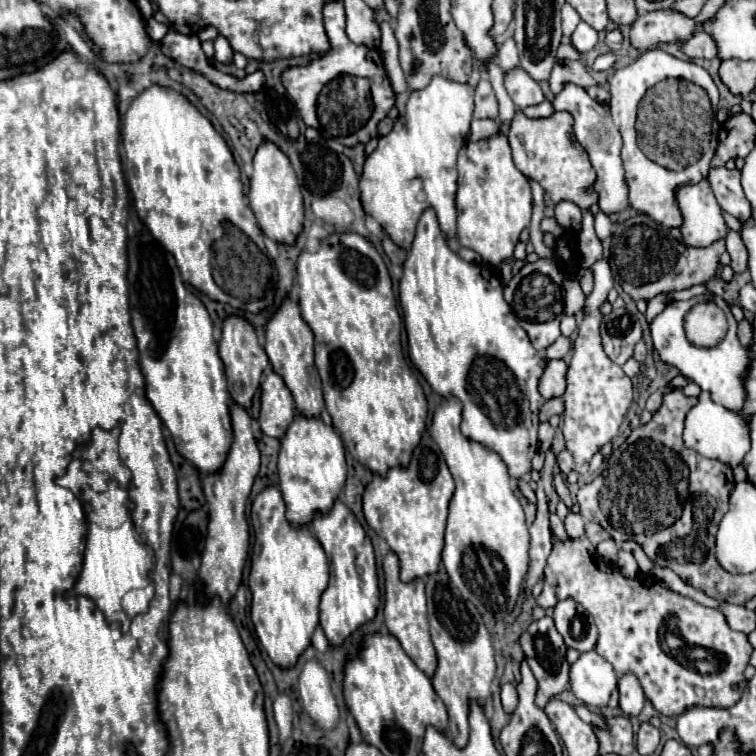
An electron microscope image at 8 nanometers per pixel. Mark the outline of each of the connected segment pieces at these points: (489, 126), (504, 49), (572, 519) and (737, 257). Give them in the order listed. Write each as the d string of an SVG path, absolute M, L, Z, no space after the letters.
M472 120L472 132L470 140L486 140L498 134L498 122L496 120Z
M514 38L506 40L506 42L500 46L496 60L498 60L498 64L500 64L500 68L502 68L504 72L508 72L508 68L516 68L516 66L520 64L520 60L518 60L518 48L516 48Z
M570 512L570 514L566 516L564 524L566 524L566 532L568 532L570 538L580 538L580 536L584 534L584 520L582 520L580 514Z
M734 230L728 232L726 250L732 256L732 264L730 266L734 268L734 272L744 272L748 268L748 250L746 250L746 246L742 242L740 232L734 232Z

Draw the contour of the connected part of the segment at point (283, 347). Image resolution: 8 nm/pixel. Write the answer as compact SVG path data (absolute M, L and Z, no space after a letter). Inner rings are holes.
M290 298L280 306L280 310L270 318L266 326L266 346L264 346L270 364L278 376L282 376L284 384L288 384L288 390L294 396L296 410L306 418L320 418L324 410L324 398L322 398L322 384L318 370L314 368L314 336L306 322L300 316L300 308Z

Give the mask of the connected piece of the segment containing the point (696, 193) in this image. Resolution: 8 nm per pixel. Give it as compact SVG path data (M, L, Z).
M708 180L680 186L676 192L676 200L684 218L680 232L686 244L710 246L712 242L726 236L728 226L724 222L720 204L712 196Z

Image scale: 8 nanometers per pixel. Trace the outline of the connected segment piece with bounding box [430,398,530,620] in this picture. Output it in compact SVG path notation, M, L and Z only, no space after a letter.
M444 398L434 412L430 428L456 482L442 562L464 600L472 602L486 620L502 620L512 614L522 592L530 564L530 534L524 522L522 504L514 496L504 462L492 450L462 436L460 412L462 406L456 398Z

